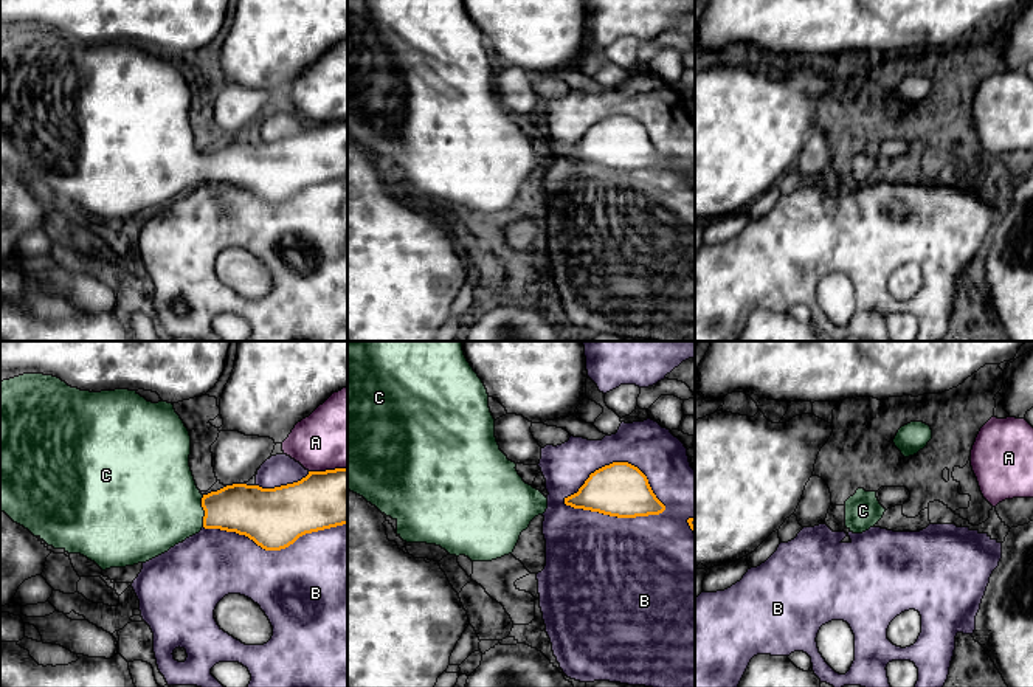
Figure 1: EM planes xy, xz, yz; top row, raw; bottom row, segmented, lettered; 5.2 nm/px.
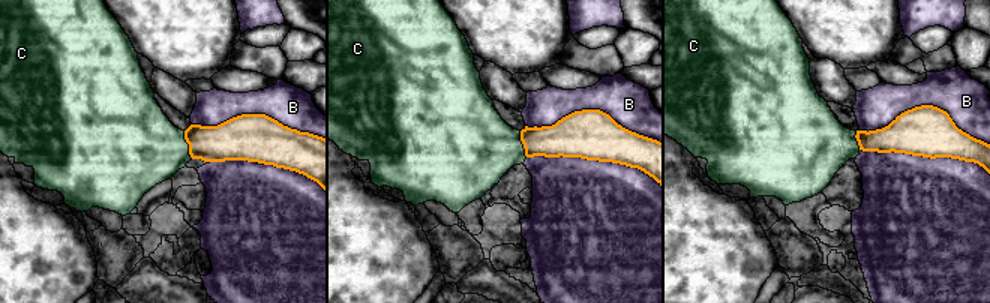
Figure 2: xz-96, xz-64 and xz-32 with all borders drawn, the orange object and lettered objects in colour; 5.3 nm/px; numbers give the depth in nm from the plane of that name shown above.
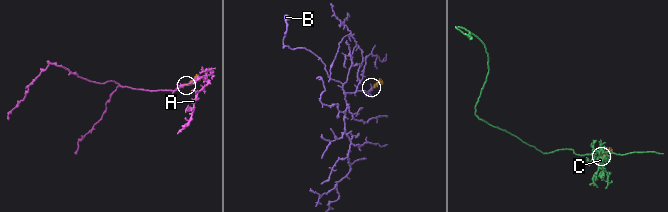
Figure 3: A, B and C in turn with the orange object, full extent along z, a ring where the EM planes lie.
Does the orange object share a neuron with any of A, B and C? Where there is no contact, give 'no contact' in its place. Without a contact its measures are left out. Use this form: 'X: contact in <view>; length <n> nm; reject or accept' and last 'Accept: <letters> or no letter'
A: contact in xy; length 200 nm; reject
B: contact in xz; length 550 nm; reject
C: contact in xy; length 170 nm; accept
Accept: C

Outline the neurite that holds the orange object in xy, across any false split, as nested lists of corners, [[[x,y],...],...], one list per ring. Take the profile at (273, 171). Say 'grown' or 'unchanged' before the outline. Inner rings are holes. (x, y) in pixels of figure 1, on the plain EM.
grown | [[[43,26],[0,34],[0,163],[48,199],[81,206],[102,223],[146,216],[203,180],[236,185],[265,203],[281,203],[306,186],[347,177],[347,121],[309,124],[301,133],[275,141],[233,136],[202,147],[189,107],[191,88],[172,56],[152,56],[129,42],[81,43]]]

